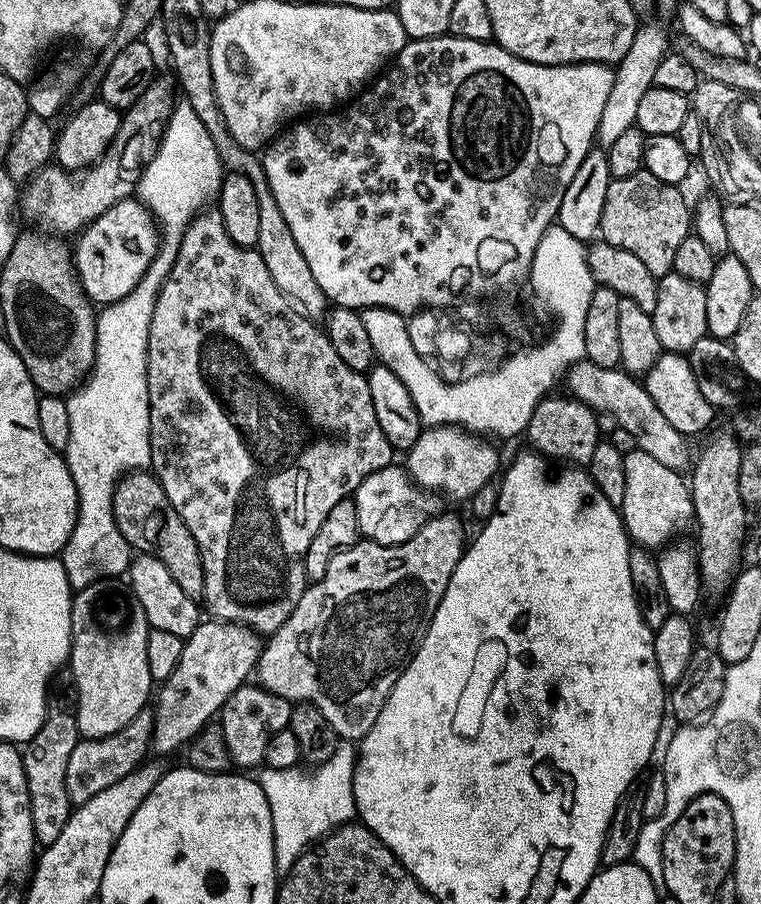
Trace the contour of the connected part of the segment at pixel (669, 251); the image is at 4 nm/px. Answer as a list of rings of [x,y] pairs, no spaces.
[[[643,170],[630,174],[630,178],[609,179],[606,206],[602,206],[599,239],[610,246],[618,246],[618,250],[627,250],[628,253],[634,254],[646,265],[646,270],[650,270],[650,274],[654,274],[657,278],[671,272],[678,245],[682,242],[682,238],[690,234],[690,204],[684,201],[680,191],[677,185],[658,182],[654,174]]]

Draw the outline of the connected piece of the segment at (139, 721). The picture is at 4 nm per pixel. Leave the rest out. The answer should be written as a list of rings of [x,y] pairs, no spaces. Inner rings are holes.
[[[145,710],[118,733],[100,740],[81,739],[74,746],[74,754],[70,754],[70,763],[66,765],[66,790],[73,805],[90,802],[96,794],[102,794],[102,790],[114,786],[114,782],[126,778],[126,774],[141,767],[145,763],[144,755],[152,748],[153,727],[153,713]]]

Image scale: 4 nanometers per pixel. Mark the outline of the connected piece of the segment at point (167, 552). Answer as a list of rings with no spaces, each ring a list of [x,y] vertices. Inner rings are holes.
[[[151,471],[130,472],[118,482],[114,490],[114,522],[132,549],[158,558],[191,600],[203,601],[204,571],[198,542],[194,542],[194,534],[186,530],[186,522],[178,518],[178,510],[170,506],[170,498],[166,498],[159,480]]]

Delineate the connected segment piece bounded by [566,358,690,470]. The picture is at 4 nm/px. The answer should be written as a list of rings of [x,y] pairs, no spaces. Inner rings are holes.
[[[583,359],[566,373],[567,391],[575,399],[580,400],[599,414],[605,412],[617,419],[619,426],[636,439],[636,447],[646,454],[658,458],[662,466],[670,466],[677,470],[689,467],[688,439],[683,432],[674,430],[674,426],[666,419],[666,414],[654,406],[654,398],[645,390],[643,383],[633,373],[624,371],[623,367],[603,368]]]

